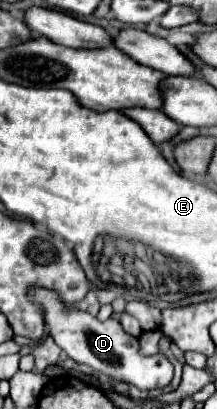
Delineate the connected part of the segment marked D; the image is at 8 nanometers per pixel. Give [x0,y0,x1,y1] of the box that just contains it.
[26,287,174,391]

